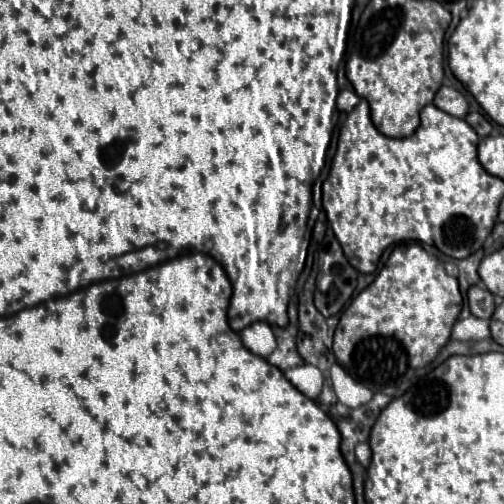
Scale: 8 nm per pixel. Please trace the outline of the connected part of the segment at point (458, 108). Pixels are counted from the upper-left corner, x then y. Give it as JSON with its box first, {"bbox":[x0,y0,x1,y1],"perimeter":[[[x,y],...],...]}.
{"bbox":[433,85,469,117],"perimeter":[[[445,85],[437,91],[437,95],[433,99],[433,105],[439,107],[441,111],[453,115],[453,117],[465,117],[467,115],[467,107],[469,107],[465,97],[457,89],[445,87]]]}

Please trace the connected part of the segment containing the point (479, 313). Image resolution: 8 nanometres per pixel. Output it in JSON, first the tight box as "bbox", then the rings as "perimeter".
{"bbox":[467,285,495,319],"perimeter":[[[473,285],[467,293],[467,299],[469,299],[471,315],[479,319],[489,319],[493,315],[495,299],[493,299],[493,293],[487,291],[483,285]]]}

